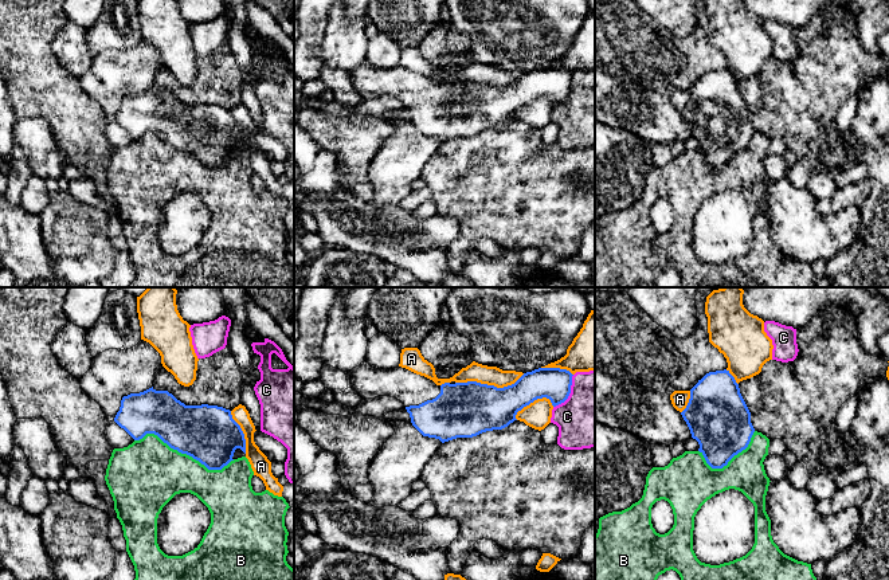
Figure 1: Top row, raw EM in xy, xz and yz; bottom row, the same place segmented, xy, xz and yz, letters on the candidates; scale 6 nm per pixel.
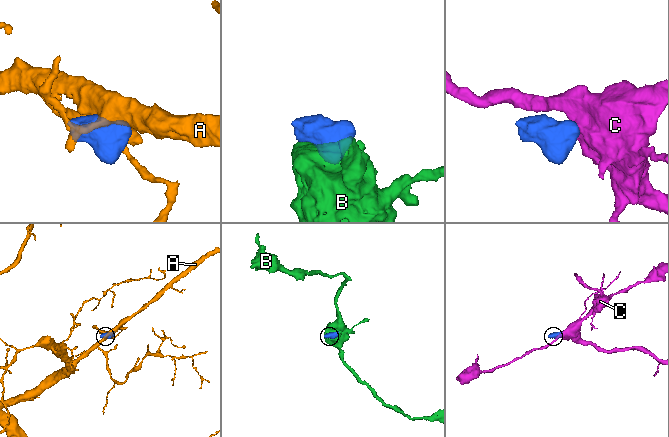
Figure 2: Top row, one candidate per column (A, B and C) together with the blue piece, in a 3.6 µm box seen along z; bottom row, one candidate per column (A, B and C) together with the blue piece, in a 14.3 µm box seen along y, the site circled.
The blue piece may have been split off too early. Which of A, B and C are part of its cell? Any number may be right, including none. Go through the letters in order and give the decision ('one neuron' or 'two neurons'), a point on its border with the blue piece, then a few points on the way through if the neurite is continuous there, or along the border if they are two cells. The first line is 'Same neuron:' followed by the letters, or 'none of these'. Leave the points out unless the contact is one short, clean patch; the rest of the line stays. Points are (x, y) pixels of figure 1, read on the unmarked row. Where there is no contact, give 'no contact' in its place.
Same neuron: none of these
A: two neurons; contact xz (489, 85)
B: two neurons; contact xy (184, 152)
C: two neurons; contact xz (570, 91); border xz (574, 74), (570, 94), (553, 106)

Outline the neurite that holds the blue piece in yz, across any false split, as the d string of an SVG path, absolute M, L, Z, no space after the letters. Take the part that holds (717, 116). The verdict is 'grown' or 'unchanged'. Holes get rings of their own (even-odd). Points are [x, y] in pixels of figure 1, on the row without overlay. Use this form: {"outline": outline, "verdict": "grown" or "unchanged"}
{"outline": "M727 68L709 71L698 79L681 114L712 168L727 165L748 146L755 132L739 83Z", "verdict": "unchanged"}

